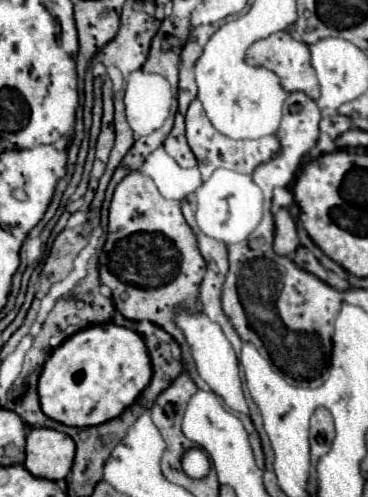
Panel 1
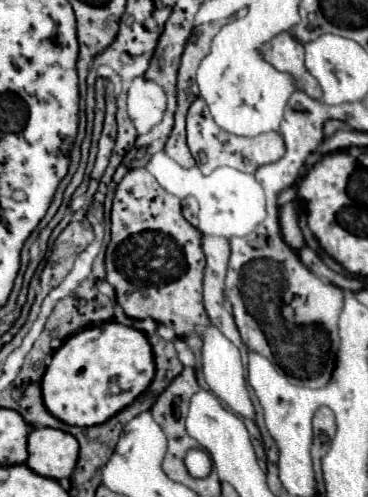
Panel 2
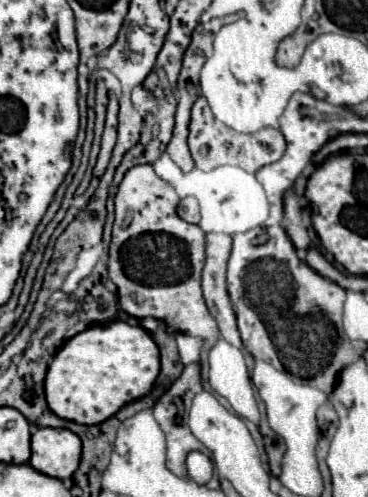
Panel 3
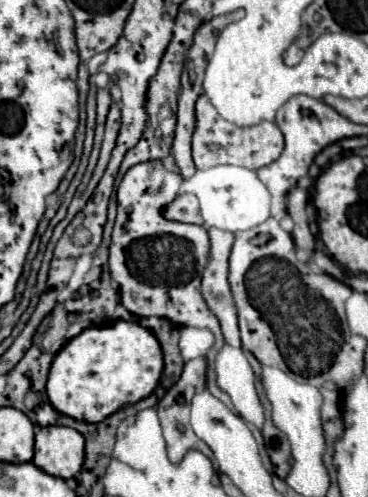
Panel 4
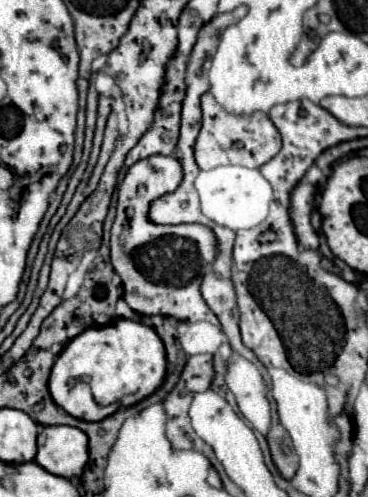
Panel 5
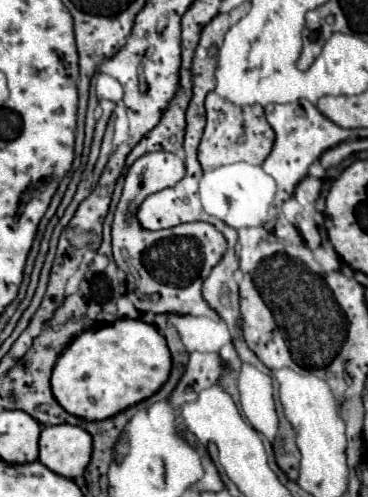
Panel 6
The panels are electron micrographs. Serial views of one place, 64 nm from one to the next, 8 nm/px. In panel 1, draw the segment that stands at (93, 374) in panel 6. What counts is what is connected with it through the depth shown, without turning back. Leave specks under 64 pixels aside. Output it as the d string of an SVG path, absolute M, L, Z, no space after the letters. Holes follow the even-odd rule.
M114 322L78 330L46 360L38 394L46 416L66 426L98 426L122 414L150 384L152 362L144 338Z

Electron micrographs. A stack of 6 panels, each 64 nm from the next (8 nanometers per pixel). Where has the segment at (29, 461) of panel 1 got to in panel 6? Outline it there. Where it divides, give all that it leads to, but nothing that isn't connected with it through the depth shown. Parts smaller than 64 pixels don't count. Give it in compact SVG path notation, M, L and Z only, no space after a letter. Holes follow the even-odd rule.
M72 424L46 426L40 434L40 462L52 472L76 478L82 476L92 454L92 436Z

